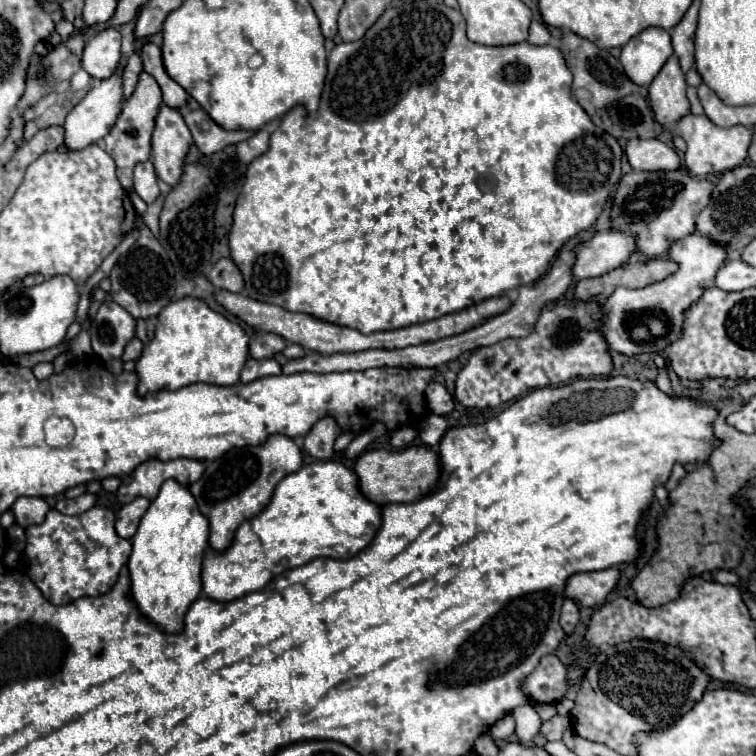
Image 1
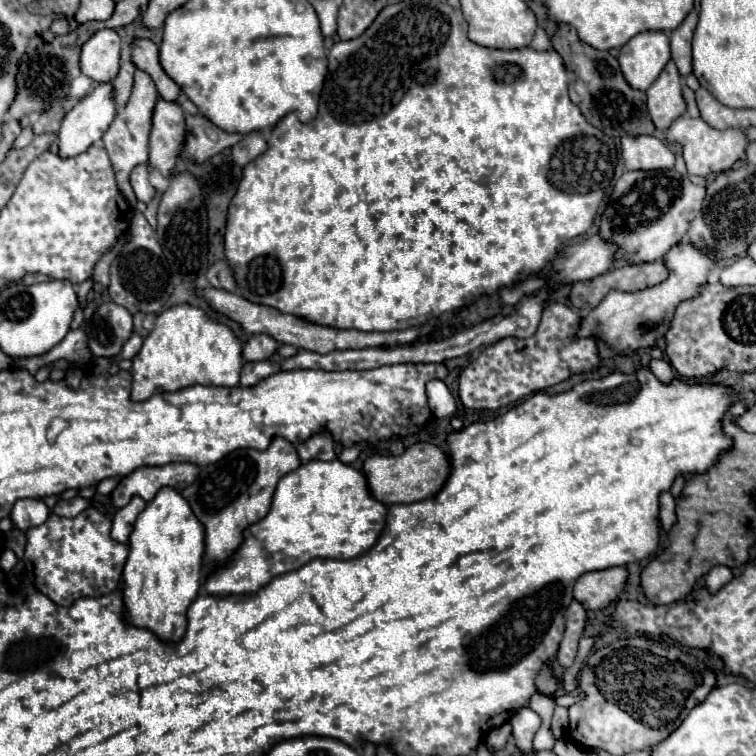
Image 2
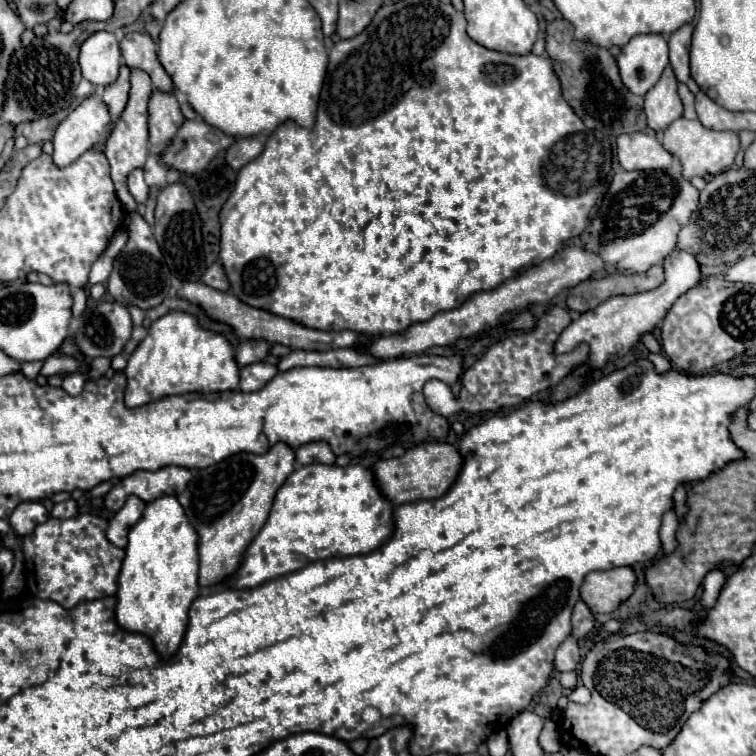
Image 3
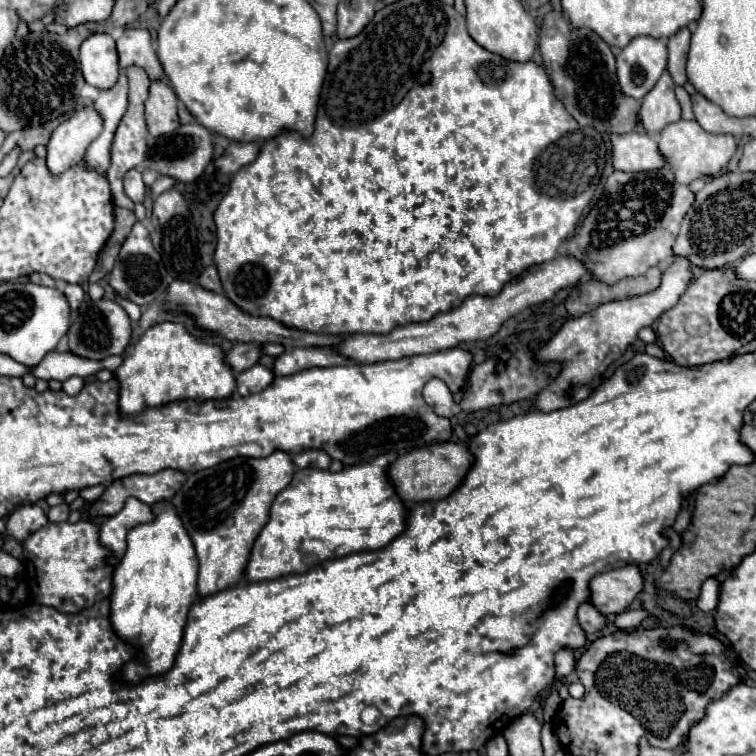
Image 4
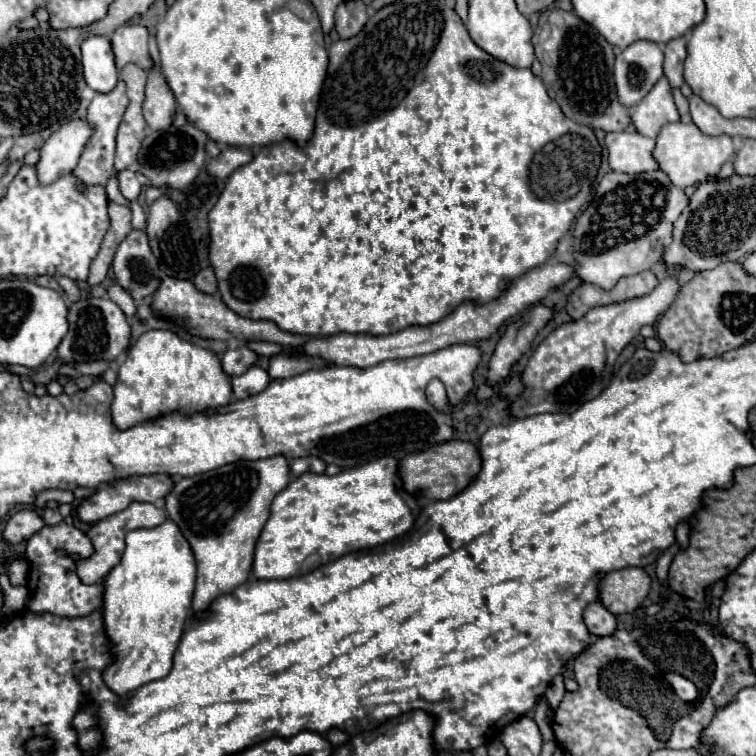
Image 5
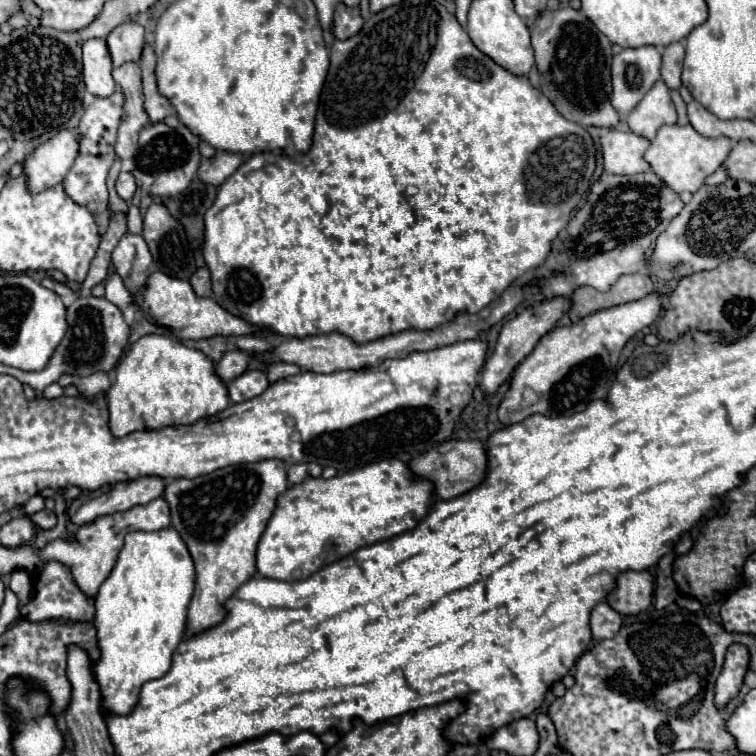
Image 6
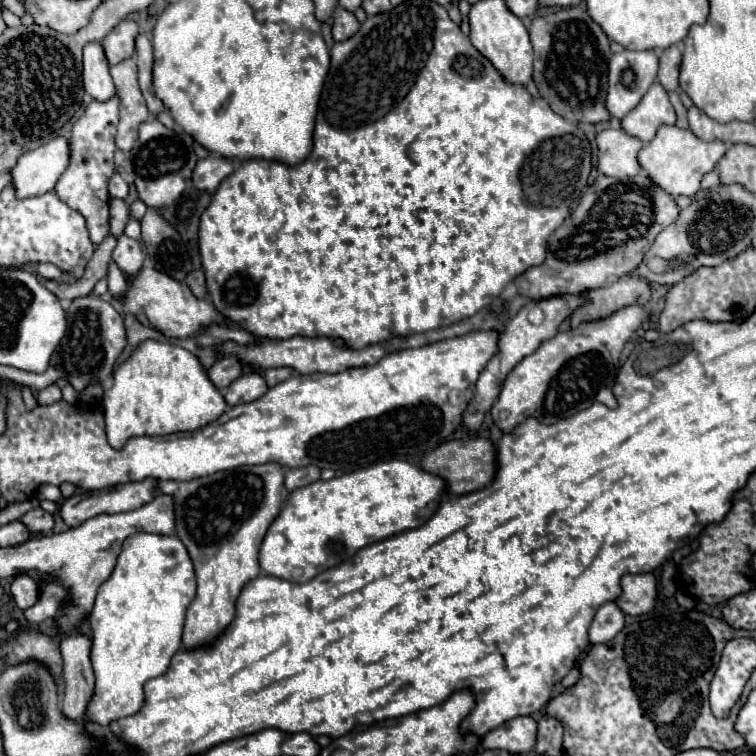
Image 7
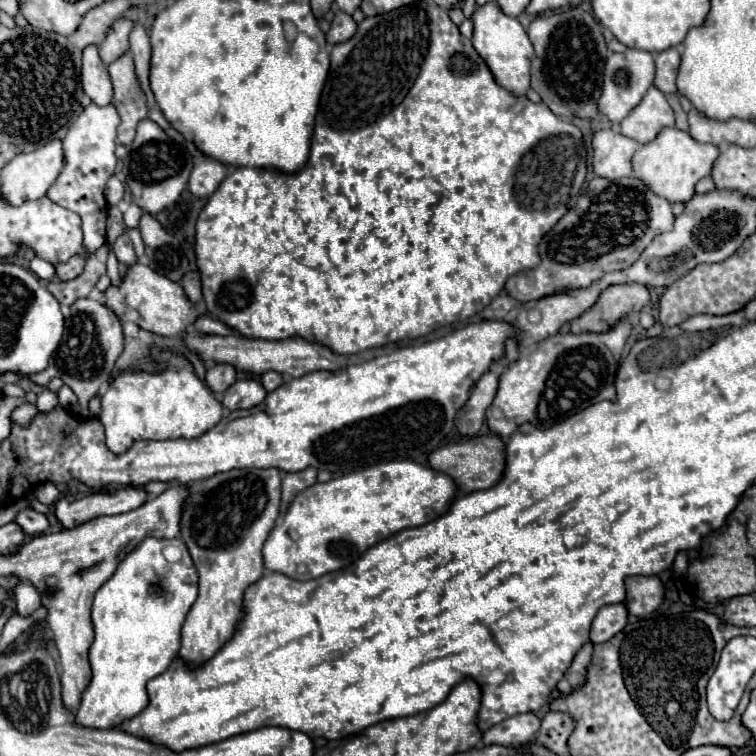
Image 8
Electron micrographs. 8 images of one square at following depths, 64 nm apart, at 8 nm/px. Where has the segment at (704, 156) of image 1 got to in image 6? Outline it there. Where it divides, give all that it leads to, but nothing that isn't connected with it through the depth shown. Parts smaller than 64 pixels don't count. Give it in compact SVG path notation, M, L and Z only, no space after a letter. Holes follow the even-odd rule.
M690 124L688 126L662 126L652 140L652 146L646 150L644 158L652 166L652 170L674 190L674 192L696 192L708 174L716 172L722 162L728 158L732 150L732 142L726 136L720 138L706 138L700 136Z

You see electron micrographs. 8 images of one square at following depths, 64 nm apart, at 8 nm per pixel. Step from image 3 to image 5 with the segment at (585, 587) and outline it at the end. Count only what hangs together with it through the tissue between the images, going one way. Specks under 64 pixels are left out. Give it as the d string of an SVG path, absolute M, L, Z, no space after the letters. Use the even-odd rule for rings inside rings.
M622 568L600 578L602 606L612 614L634 612L650 590L650 578L642 568Z

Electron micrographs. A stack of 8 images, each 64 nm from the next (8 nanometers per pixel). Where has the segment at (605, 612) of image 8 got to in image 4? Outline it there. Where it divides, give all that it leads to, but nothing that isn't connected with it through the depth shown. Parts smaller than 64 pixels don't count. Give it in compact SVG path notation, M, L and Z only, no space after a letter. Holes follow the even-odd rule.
M590 602L580 604L576 618L578 618L578 624L582 626L582 630L586 634L592 634L592 632L598 632L598 630L606 628L606 618Z

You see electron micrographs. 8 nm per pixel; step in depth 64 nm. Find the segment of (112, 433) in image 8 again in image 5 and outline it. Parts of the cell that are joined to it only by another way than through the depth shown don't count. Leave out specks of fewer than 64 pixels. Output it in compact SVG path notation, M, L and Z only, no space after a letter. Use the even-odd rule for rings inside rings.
M148 330L144 332L138 342L128 350L126 362L120 364L118 380L114 384L114 402L112 402L112 418L116 428L126 430L134 424L140 424L148 418L156 418L170 412L192 414L204 412L208 408L226 406L232 400L232 384L230 376L222 370L220 358L216 352L190 344L188 340L180 338L172 330Z

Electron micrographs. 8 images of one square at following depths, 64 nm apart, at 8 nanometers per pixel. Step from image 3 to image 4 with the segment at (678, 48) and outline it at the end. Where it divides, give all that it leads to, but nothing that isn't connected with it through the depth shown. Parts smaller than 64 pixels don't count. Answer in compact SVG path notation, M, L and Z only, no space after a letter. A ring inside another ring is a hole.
M682 28L674 36L668 38L668 72L672 74L674 82L682 86L686 78L686 60L690 48L690 30Z

